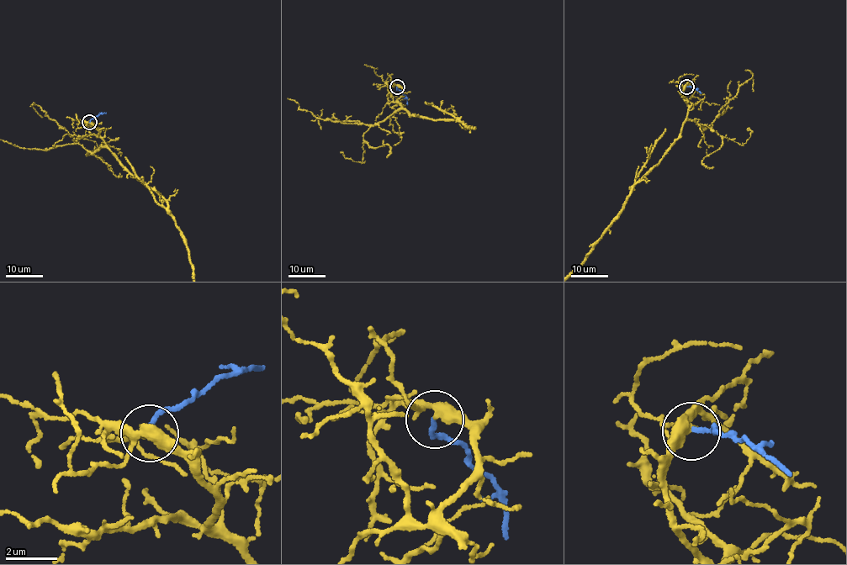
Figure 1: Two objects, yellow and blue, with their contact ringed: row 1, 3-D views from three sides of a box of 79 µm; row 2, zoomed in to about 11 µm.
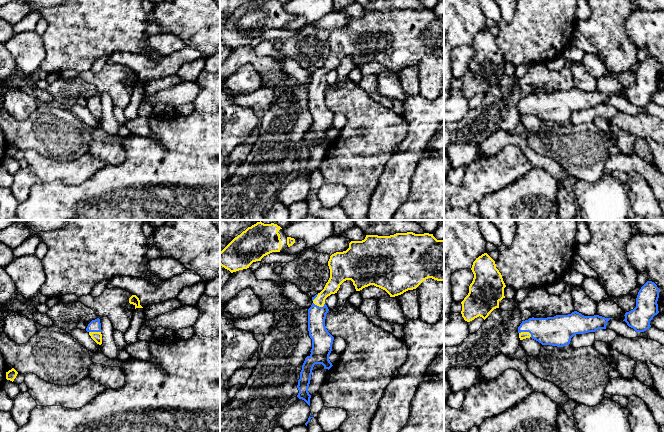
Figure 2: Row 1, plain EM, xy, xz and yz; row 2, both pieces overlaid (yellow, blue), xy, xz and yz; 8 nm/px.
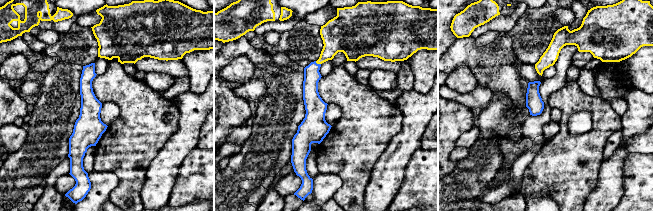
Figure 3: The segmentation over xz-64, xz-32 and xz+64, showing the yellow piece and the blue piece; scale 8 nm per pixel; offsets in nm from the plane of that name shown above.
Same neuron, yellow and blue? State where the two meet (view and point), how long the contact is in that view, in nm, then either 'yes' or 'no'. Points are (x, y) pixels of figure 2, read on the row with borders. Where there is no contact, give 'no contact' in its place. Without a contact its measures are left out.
contact yz (526, 332); length 110 nm; yes

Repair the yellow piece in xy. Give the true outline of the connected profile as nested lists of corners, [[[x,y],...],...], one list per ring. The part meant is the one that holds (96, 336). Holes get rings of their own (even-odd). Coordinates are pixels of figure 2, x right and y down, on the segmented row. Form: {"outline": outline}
{"outline": [[[99,318],[92,320],[88,324],[86,331],[97,344],[102,344],[101,323]]]}

